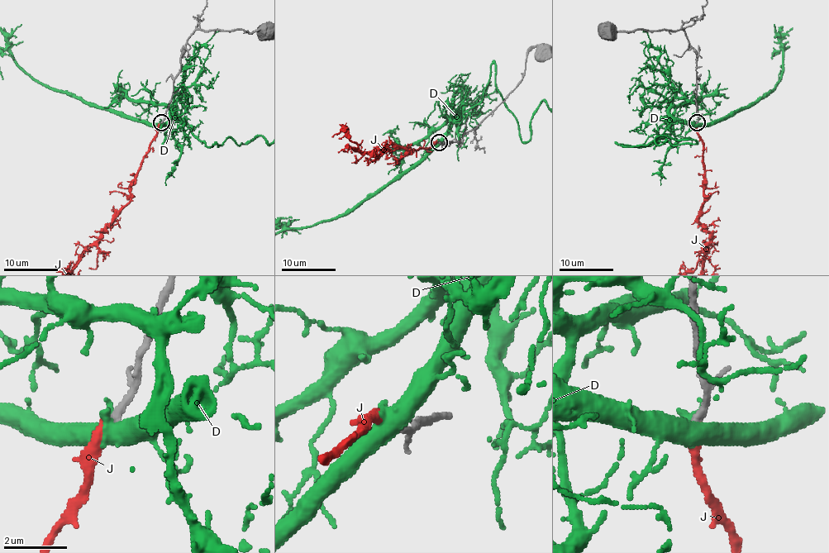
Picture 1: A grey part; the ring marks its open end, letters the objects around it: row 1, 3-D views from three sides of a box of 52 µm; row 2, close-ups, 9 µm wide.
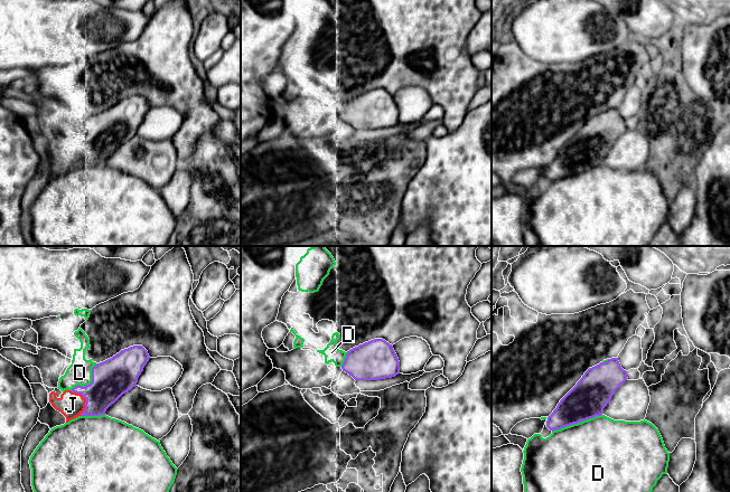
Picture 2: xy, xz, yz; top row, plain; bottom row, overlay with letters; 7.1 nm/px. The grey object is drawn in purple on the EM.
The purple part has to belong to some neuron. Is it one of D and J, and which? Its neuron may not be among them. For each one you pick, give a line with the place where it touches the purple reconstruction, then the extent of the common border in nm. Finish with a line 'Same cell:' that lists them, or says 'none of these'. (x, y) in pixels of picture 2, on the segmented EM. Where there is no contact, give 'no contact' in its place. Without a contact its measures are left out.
J: contact xy (85, 398); length 200 nm
Same cell: J

